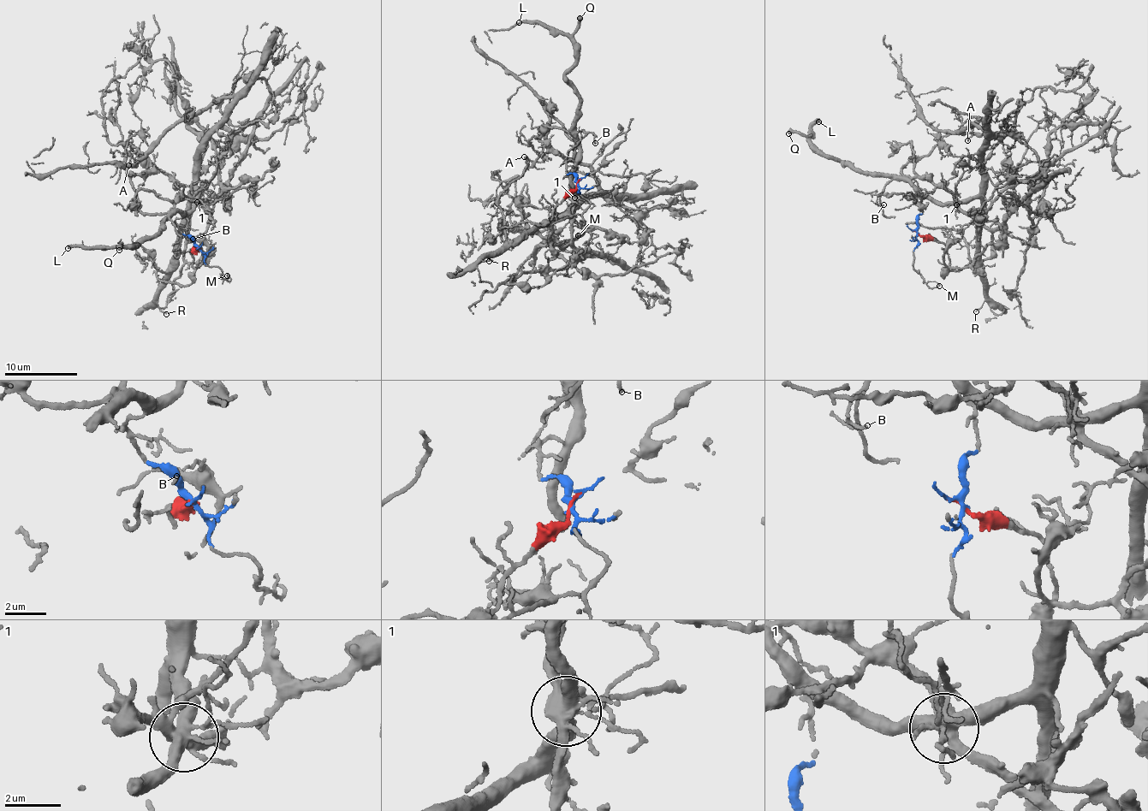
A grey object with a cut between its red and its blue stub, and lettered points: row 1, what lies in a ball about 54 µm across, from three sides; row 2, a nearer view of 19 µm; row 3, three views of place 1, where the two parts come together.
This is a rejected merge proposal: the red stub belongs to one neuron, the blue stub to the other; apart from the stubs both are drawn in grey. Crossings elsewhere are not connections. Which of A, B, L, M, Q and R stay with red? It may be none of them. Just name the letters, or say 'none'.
none

